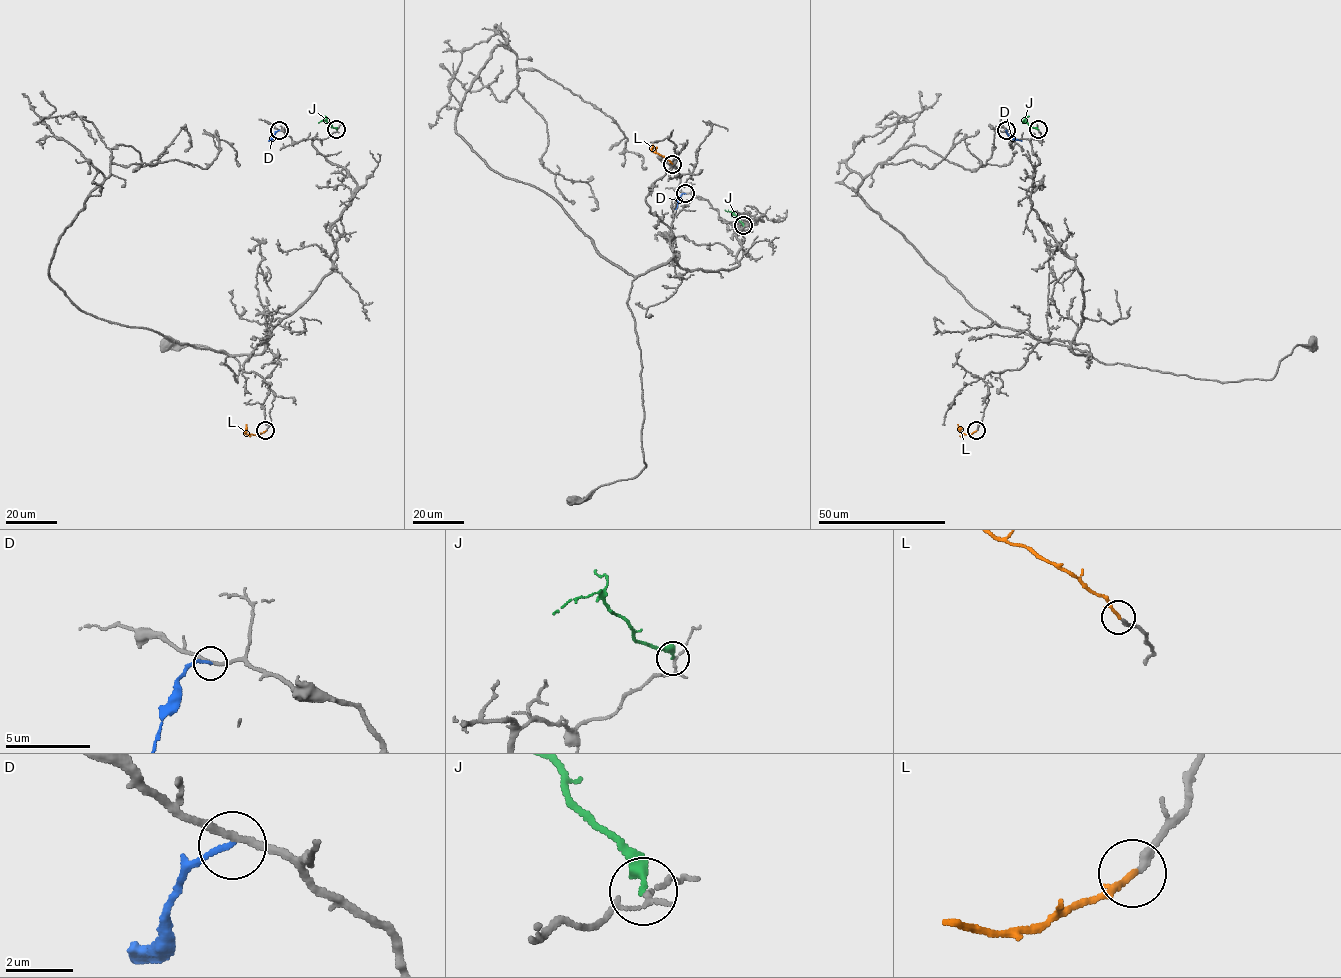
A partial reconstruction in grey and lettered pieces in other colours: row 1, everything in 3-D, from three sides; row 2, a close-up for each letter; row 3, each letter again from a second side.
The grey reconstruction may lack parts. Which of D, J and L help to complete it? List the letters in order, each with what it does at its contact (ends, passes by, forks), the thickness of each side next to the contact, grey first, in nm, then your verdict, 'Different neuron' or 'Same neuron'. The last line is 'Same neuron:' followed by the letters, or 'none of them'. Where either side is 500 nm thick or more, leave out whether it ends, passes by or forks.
D: It ends there. Thickness 200 nm (grey) against 150 nm. Different neuron
J: It ends there. Thickness 100 nm (grey) against 260 nm. Different neuron
L: It ends there. Thickness 260 nm (grey) against 190 nm. Same neuron
Same neuron: L

